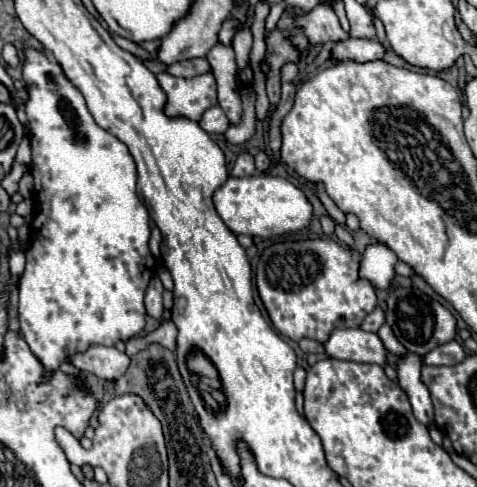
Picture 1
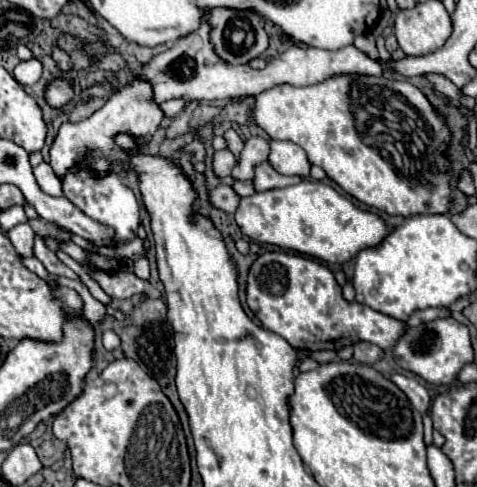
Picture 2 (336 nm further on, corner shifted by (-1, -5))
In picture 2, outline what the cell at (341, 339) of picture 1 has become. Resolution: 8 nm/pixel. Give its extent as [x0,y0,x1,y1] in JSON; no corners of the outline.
[388,374,430,412]

